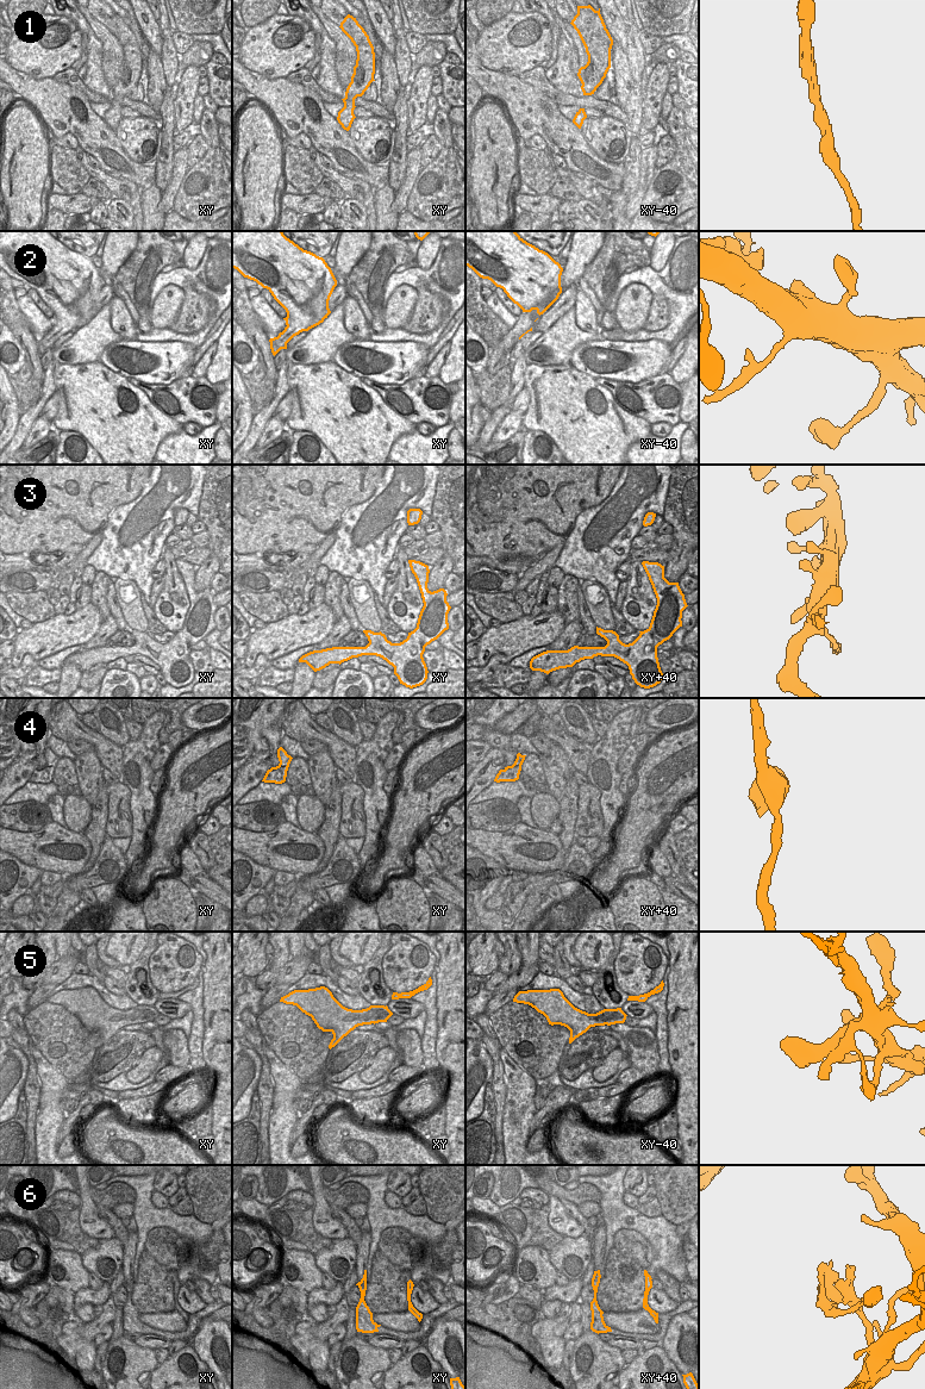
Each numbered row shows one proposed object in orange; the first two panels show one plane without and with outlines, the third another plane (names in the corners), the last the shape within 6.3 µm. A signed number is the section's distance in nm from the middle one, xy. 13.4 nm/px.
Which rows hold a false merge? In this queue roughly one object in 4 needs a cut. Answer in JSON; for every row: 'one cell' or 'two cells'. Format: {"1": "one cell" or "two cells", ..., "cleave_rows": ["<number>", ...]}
{"1": "one cell", "2": "two cells", "3": "one cell", "4": "one cell", "5": "one cell", "6": "one cell", "cleave_rows": ["2"]}

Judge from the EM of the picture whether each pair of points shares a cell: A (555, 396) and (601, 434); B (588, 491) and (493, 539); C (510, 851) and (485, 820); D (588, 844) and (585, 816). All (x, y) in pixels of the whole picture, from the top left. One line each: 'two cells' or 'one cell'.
A: one cell
B: one cell
C: two cells
D: two cells

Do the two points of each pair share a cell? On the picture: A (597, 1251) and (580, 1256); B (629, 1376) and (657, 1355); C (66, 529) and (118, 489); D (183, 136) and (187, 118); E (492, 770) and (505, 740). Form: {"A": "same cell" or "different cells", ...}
{"A": "different cells", "B": "same cell", "C": "same cell", "D": "different cells", "E": "different cells"}

